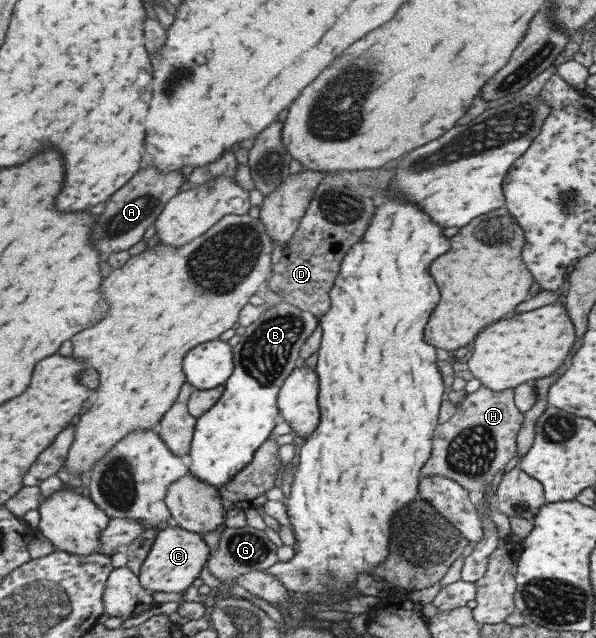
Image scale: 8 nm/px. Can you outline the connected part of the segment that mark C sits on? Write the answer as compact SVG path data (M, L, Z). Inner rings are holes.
M165 528L157 532L145 562L140 567L139 581L150 592L164 591L179 593L185 591L209 559L209 545L200 533L190 532L181 528Z

